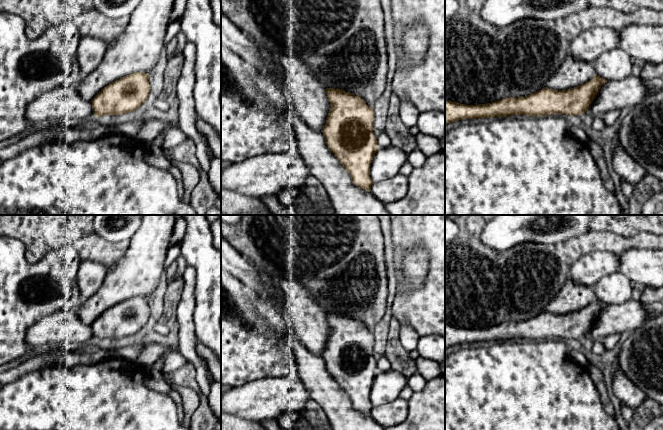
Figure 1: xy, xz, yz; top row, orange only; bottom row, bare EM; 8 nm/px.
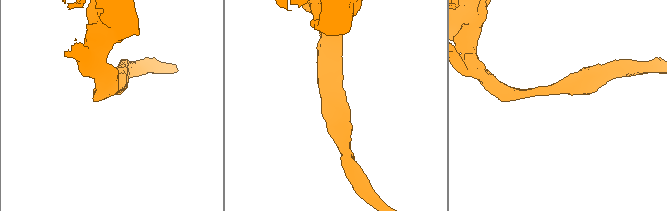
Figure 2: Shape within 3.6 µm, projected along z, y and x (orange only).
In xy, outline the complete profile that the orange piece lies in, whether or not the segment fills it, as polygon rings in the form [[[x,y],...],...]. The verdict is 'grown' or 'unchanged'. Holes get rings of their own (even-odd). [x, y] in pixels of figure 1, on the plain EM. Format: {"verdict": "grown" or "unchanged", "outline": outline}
{"verdict": "grown", "outline": [[[143,215],[141,226],[129,240],[130,245],[125,255],[107,271],[99,290],[82,302],[77,310],[77,315],[84,324],[92,327],[94,341],[130,337],[146,325],[150,316],[149,299],[147,297],[155,290],[165,272],[164,262],[177,217],[178,215]]]}

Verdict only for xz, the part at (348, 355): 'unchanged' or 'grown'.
grown

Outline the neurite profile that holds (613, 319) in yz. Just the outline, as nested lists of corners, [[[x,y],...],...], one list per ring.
[[[631,298],[620,305],[608,305],[601,310],[585,338],[596,342],[608,335],[631,333],[652,316],[652,311],[647,310],[641,300]]]

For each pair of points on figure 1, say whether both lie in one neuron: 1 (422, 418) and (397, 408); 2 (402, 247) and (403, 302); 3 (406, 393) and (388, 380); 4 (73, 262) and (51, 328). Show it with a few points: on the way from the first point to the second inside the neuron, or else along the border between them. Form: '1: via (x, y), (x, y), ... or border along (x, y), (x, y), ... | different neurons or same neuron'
1: border along (408, 401), (408, 414), (404, 419) | different neurons
2: via (399, 261), (401, 288) | same neuron
3: border along (406, 385), (398, 396) | different neurons
4: border along (50, 314), (41, 318), (30, 327) | different neurons

